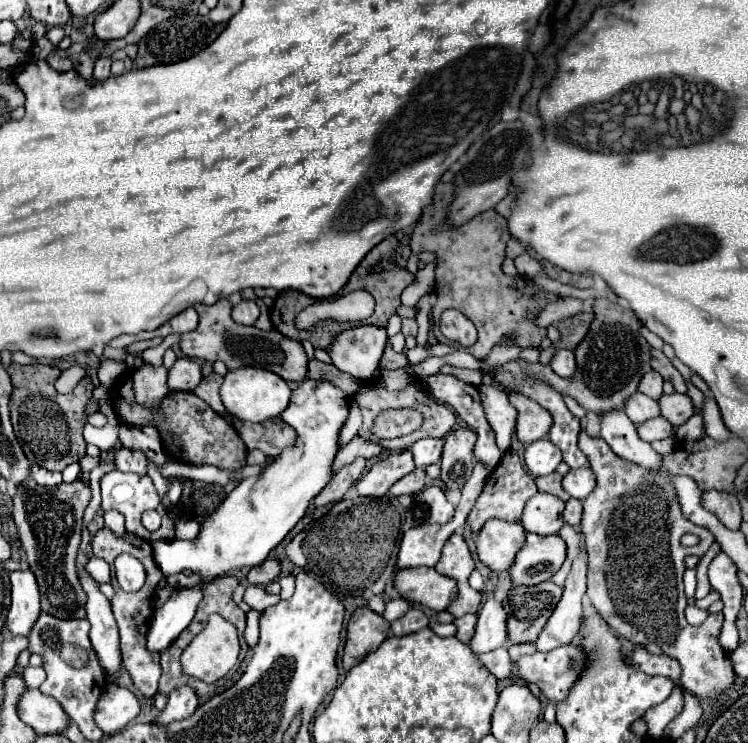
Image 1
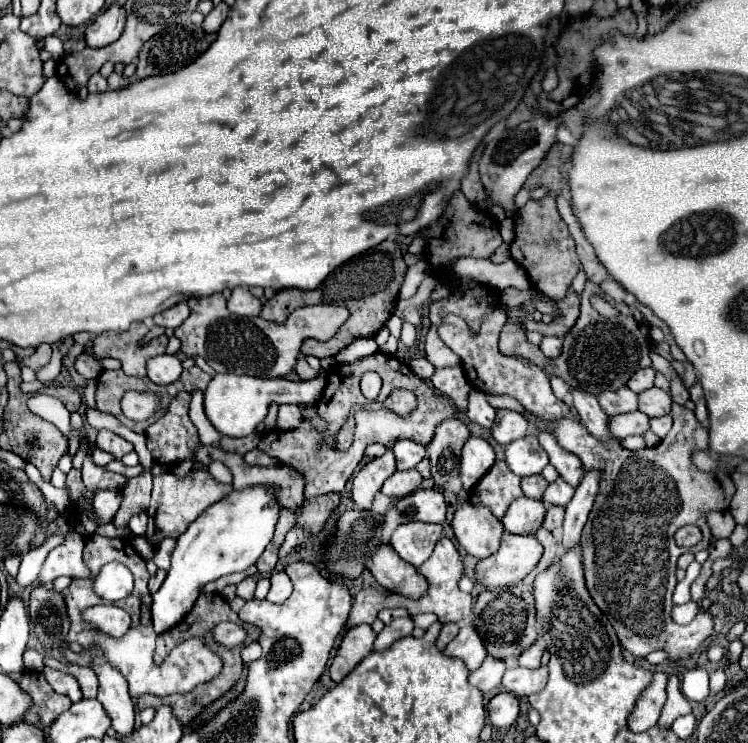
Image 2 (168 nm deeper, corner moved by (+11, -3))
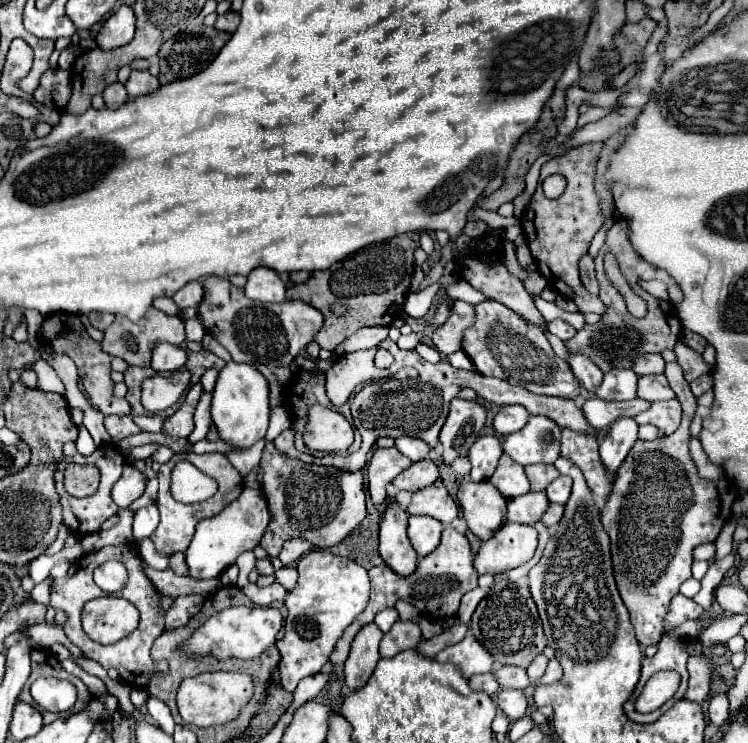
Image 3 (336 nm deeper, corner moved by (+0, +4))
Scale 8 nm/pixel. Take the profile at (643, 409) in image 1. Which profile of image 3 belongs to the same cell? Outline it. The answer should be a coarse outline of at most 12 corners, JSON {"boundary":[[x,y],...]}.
{"boundary":[[611,369],[595,393],[607,401],[633,399],[633,369]]}

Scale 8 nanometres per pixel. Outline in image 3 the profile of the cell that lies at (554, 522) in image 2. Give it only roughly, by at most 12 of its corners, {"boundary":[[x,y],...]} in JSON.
{"boundary":[[551,503],[541,523],[551,527],[563,517],[563,505]]}

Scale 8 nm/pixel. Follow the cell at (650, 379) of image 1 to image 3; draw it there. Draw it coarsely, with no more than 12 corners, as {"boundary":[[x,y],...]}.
{"boundary":[[659,353],[635,359],[637,375],[663,373],[665,361]]}

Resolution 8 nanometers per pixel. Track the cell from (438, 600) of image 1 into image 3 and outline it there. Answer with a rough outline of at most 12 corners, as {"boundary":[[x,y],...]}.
{"boundary":[[391,501],[379,523],[379,553],[399,575],[411,575],[417,553],[407,511]]}

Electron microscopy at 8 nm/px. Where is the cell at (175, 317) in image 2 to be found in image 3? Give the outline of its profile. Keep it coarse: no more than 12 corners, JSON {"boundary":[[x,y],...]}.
{"boundary":[[199,281],[187,283],[173,295],[185,309],[201,303],[203,287]]}

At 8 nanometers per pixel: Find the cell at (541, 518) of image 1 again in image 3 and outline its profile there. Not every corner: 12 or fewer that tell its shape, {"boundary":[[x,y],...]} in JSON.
{"boundary":[[545,493],[507,501],[507,521],[535,525],[549,501]]}

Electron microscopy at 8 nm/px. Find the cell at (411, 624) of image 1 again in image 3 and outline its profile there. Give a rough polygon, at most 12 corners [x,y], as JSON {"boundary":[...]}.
{"boundary":[[397,621],[383,635],[381,657],[415,649],[421,629],[411,621]]}

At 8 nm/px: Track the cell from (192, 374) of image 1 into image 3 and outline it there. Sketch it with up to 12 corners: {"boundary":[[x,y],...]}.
{"boundary":[[171,343],[153,349],[151,367],[157,373],[177,371],[187,353]]}

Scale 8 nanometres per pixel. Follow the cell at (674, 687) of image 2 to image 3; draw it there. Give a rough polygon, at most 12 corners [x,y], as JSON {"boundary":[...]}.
{"boundary":[[691,655],[685,699],[703,703],[711,691],[711,663]]}

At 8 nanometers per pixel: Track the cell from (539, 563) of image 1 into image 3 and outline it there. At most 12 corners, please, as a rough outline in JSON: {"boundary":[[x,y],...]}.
{"boundary":[[503,523],[473,559],[479,575],[505,573],[535,553],[533,525]]}

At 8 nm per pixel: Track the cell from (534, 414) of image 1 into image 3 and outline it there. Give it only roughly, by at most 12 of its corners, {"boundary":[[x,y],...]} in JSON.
{"boundary":[[503,405],[493,419],[497,435],[519,431],[527,409]]}

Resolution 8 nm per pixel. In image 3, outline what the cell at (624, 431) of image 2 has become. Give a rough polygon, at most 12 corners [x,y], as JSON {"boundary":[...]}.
{"boundary":[[585,399],[581,411],[593,429],[607,429],[615,417],[649,409],[645,399]]}

